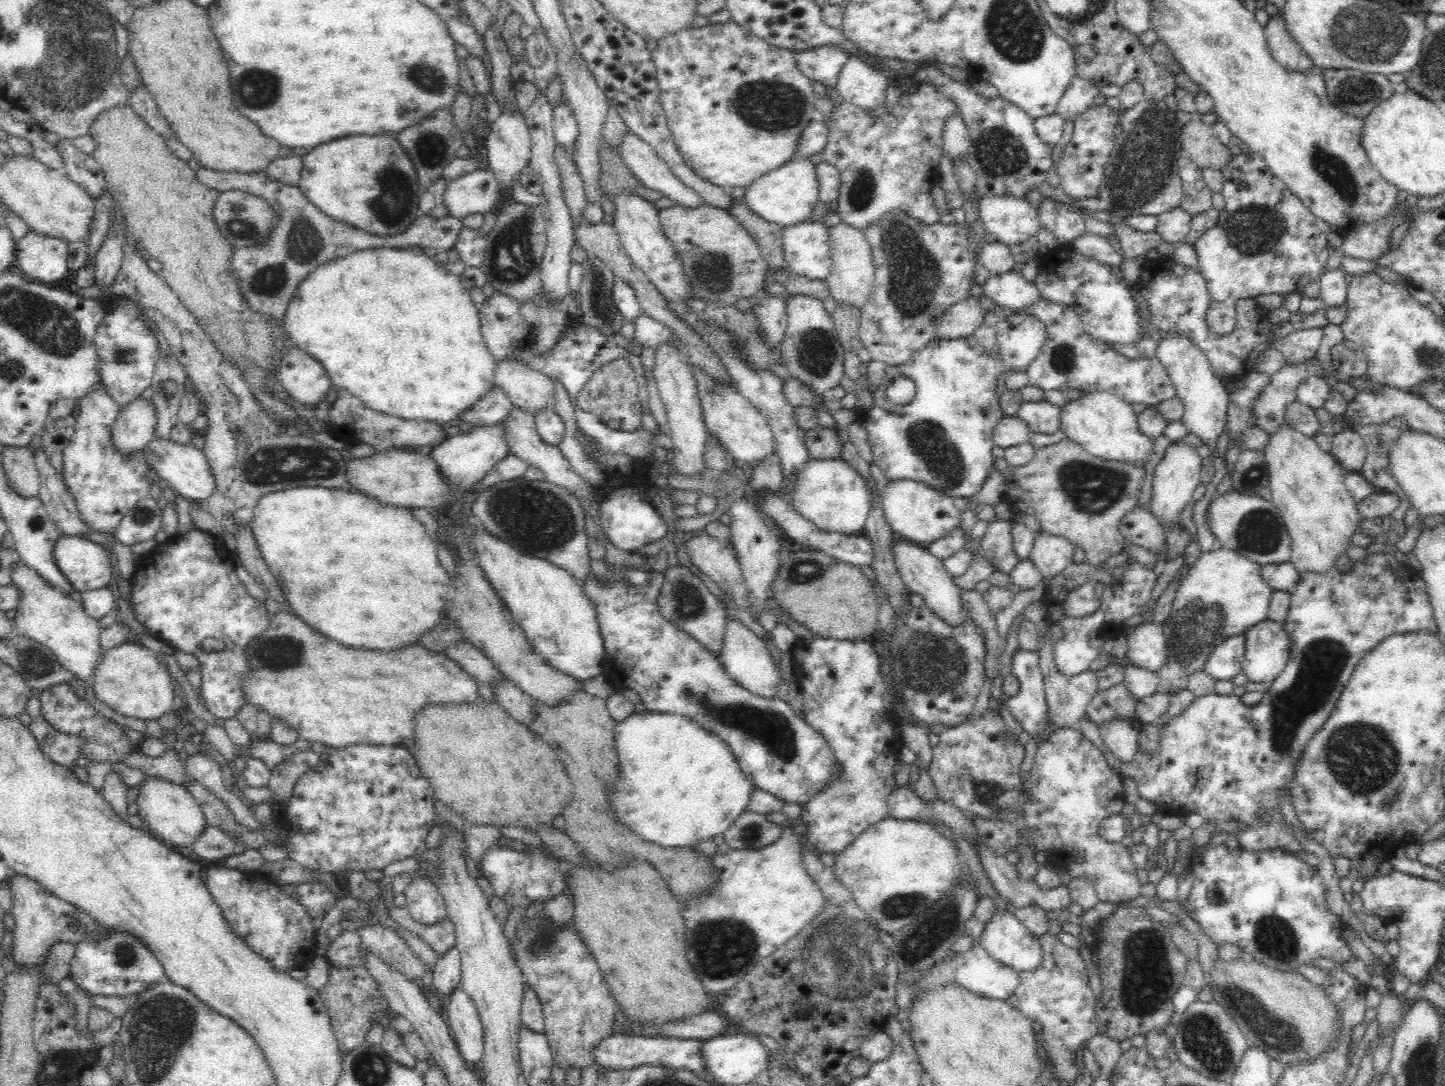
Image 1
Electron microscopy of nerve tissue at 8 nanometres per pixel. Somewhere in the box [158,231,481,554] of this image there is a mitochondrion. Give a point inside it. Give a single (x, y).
(291, 464)

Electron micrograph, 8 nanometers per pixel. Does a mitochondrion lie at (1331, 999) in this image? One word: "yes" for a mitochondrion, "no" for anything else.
no

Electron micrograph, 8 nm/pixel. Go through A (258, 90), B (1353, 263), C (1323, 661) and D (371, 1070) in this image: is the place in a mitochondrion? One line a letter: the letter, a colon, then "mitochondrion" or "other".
A: mitochondrion
B: other
C: mitochondrion
D: mitochondrion

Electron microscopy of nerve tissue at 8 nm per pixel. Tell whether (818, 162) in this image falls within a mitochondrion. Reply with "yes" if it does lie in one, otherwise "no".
no

